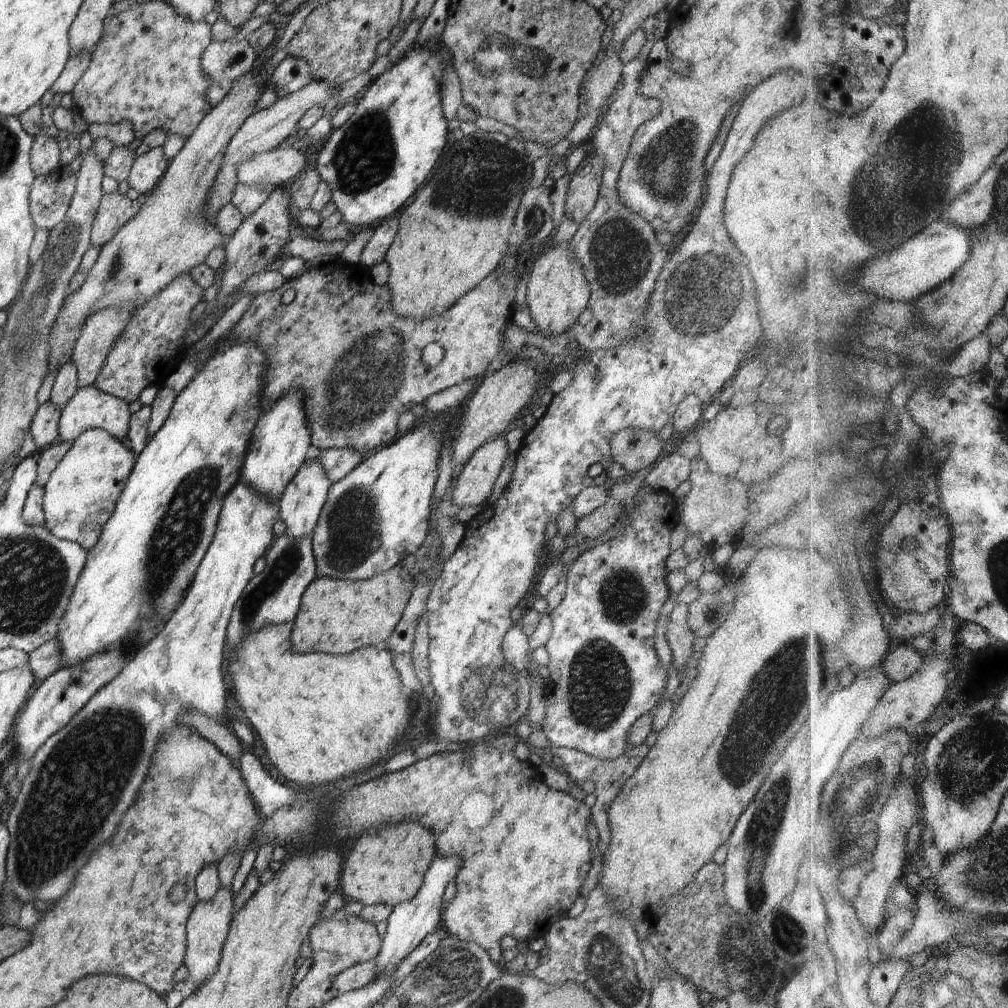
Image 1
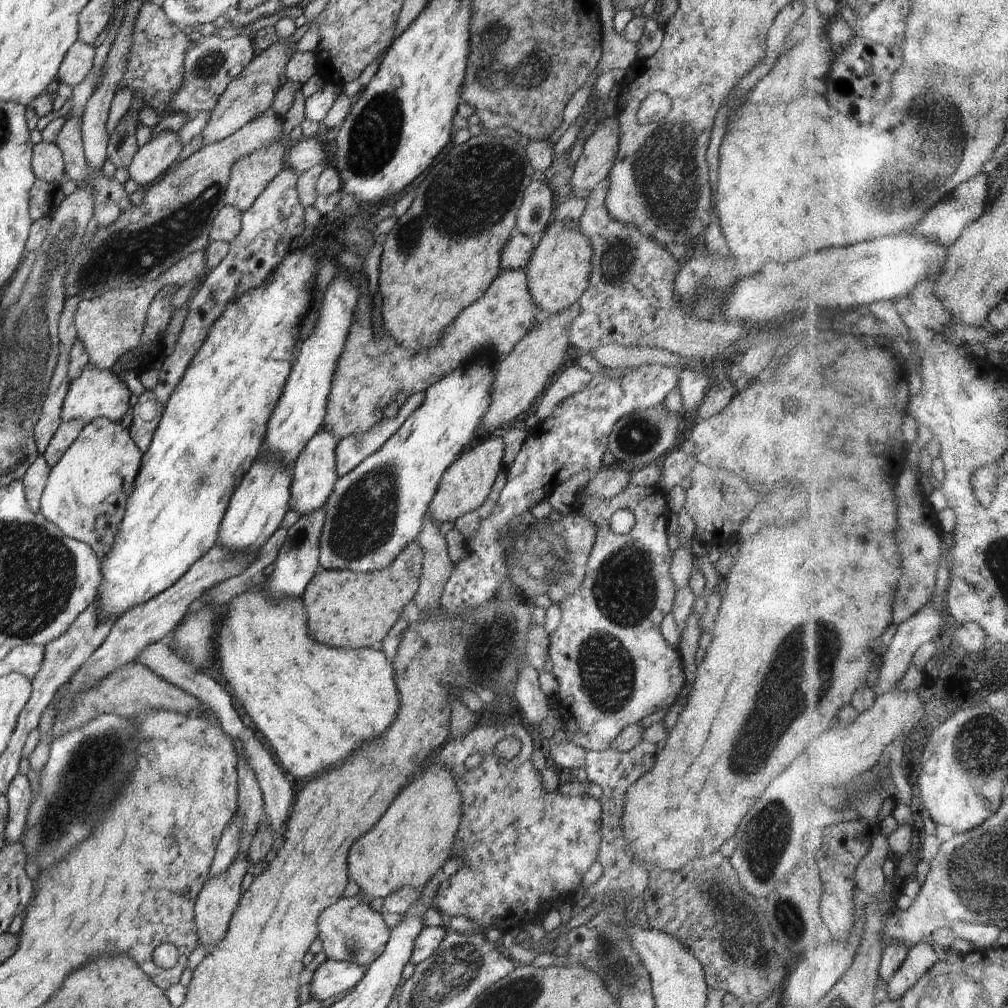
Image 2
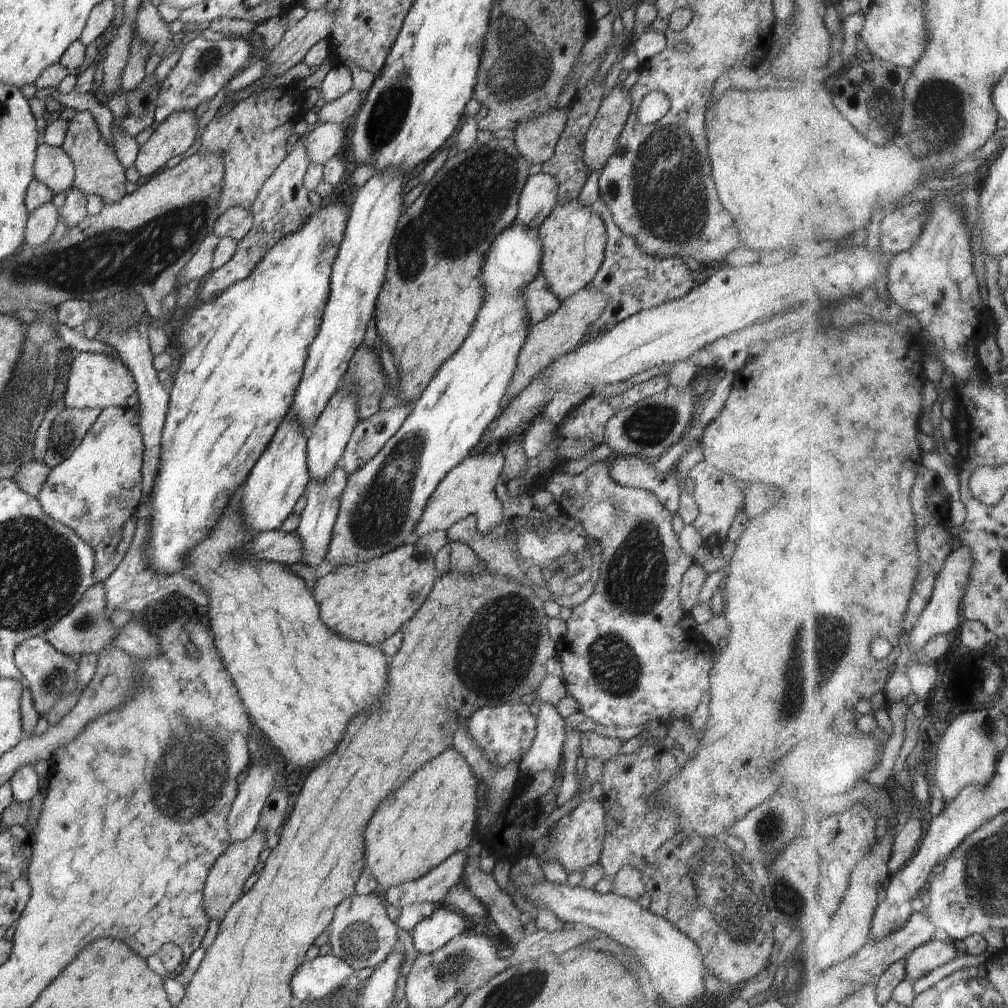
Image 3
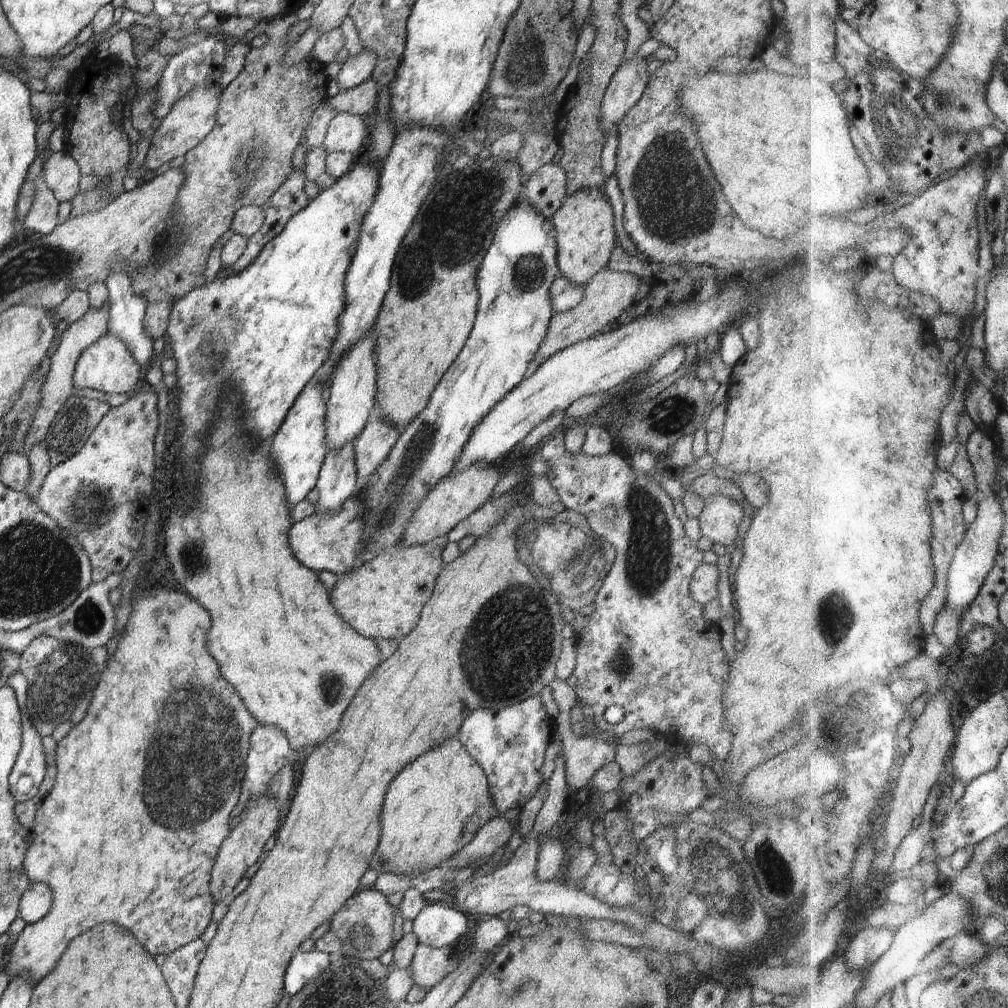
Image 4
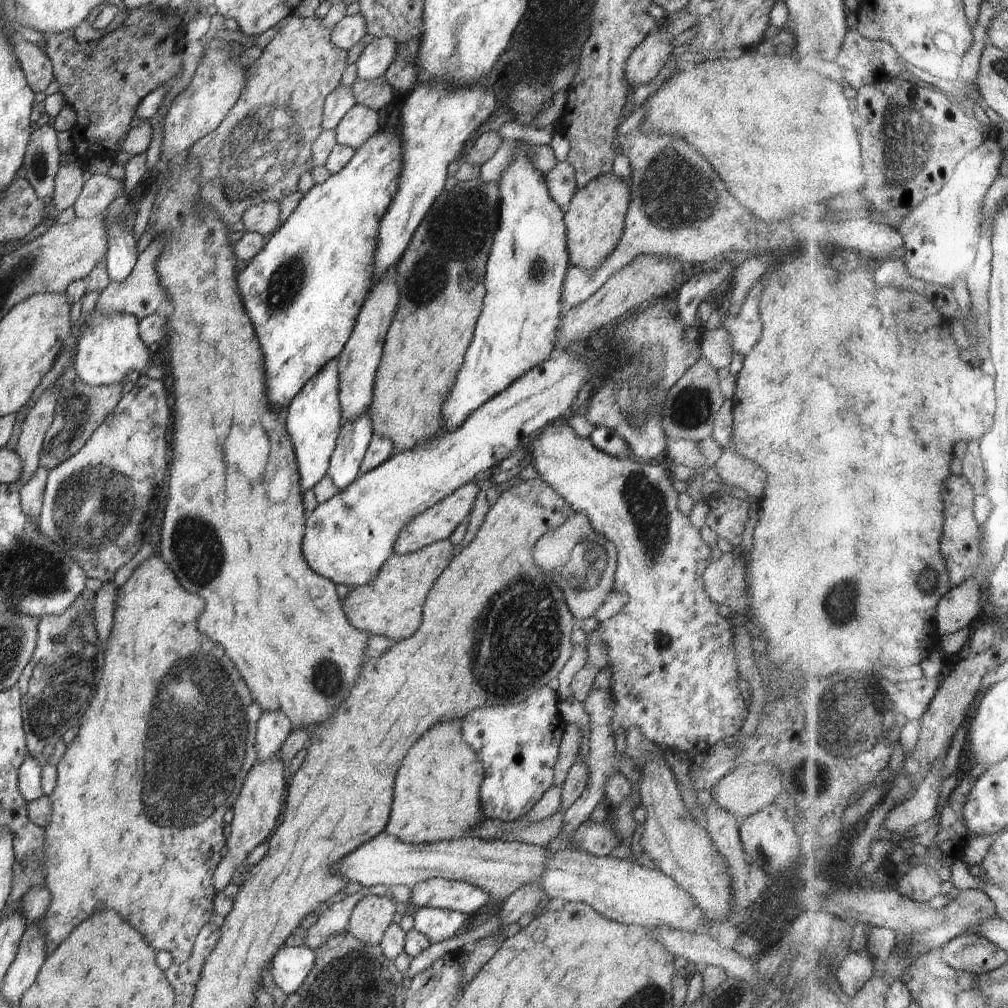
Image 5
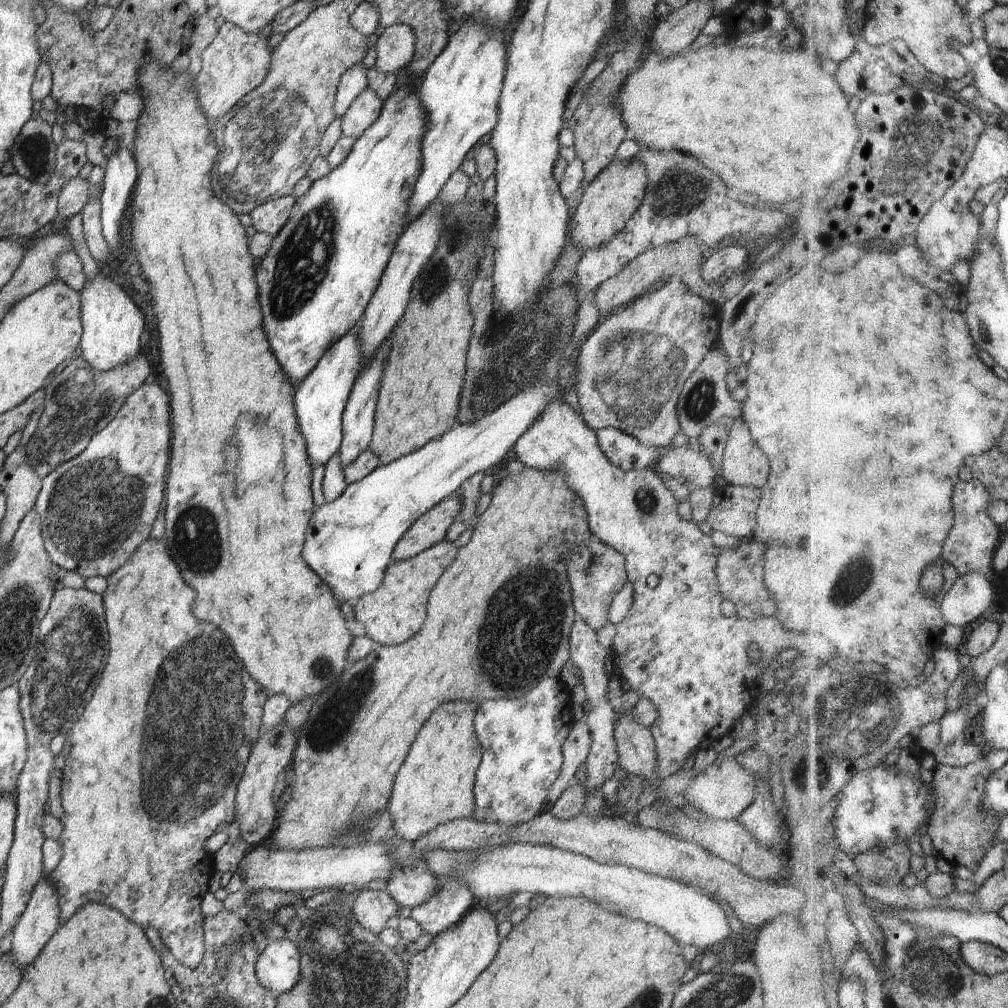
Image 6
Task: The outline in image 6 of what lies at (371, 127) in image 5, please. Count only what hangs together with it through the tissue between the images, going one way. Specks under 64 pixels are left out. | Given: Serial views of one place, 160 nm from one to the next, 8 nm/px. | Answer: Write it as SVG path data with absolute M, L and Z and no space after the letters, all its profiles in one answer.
M370 88L365 89L350 104L348 112L341 118L342 134L358 140L378 120L382 112L382 104L383 102Z

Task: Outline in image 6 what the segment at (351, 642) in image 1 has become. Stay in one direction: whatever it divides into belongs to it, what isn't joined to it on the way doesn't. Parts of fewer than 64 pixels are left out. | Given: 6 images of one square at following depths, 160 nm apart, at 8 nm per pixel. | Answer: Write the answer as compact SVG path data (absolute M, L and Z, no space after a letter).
M444 540L413 558L392 562L386 568L380 588L354 601L354 618L364 626L366 635L382 645L398 645L412 638L426 620L426 606L432 588L452 566L456 554L456 545Z

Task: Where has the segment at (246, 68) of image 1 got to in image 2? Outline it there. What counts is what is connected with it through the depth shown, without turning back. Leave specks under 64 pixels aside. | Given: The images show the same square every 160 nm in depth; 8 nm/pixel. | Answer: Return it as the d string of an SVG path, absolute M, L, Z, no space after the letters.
M211 34L204 38L204 42L190 45L184 55L183 81L168 103L169 110L174 111L170 112L170 115L178 112L195 115L212 111L228 84L252 62L253 44L251 37L236 36L231 39L222 39Z

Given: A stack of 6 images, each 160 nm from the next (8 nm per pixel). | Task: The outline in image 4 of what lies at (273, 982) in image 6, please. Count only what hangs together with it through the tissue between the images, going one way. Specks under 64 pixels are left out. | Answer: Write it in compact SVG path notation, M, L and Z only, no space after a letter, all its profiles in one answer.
M298 949L294 952L286 974L284 976L284 991L291 997L302 992L312 980L316 980L322 972L328 970L332 956L318 950L302 952Z

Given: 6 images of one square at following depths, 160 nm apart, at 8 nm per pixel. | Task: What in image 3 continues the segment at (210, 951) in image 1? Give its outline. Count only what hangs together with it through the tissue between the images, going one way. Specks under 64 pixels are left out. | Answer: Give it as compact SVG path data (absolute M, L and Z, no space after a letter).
M254 829L254 832L243 841L233 842L228 848L214 861L214 866L208 874L206 888L204 888L204 906L206 914L212 920L220 922L226 911L243 895L245 882L254 868L259 863L258 858L262 850L266 847L267 834L262 829Z

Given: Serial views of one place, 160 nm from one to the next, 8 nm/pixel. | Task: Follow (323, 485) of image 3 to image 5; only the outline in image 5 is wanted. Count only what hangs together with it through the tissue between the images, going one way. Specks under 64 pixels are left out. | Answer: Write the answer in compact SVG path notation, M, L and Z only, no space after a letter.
M367 413L353 420L344 419L341 422L336 449L327 471L327 476L339 491L344 491L344 488L361 476L359 469L372 436L372 424Z

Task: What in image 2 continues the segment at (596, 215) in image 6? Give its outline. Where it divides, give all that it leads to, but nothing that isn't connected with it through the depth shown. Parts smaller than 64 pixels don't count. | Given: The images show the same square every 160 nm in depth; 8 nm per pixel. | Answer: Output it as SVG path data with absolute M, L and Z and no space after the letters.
M566 219L550 222L525 268L528 288L541 310L551 315L579 300L589 285L592 255L591 240L579 229L578 222Z

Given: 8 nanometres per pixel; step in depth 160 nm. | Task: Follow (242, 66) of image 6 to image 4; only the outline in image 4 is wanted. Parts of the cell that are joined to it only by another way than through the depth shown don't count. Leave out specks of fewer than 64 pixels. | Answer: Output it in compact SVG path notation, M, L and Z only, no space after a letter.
M216 83L210 86L196 86L174 104L152 136L145 159L145 166L148 170L158 170L166 162L171 162L178 156L185 156L210 134L210 130L216 124L216 110L218 110L222 92L223 90L220 90Z

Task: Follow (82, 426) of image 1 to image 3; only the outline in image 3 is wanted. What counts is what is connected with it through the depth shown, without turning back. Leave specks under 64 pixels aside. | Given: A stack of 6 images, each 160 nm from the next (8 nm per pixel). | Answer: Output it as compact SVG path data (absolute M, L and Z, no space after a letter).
M75 352L71 362L66 392L63 396L65 408L85 409L124 407L126 400L137 392L137 384L130 369L120 360L103 353Z

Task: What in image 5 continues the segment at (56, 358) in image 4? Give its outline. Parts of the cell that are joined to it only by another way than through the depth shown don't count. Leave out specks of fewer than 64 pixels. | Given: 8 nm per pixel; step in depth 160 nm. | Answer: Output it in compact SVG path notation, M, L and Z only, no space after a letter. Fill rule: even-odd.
M316 15L309 18L288 16L280 33L263 46L262 56L246 69L245 90L224 121L190 148L188 157L195 157L201 167L199 199L204 200L228 228L239 222L249 207L263 201L280 202L296 193L302 174L311 173L311 147L324 130L325 99L341 84L342 74L349 66L347 52L331 42L332 32ZM154 240L142 254L137 257L136 265L132 273L121 282L111 281L109 286L104 288L100 293L96 310L101 313L122 313L132 314L136 319L144 319L157 312L158 306L162 304L162 296L158 290L158 276L154 270L154 262L156 256L160 254L160 244L156 244L160 240ZM47 388L24 419L22 434L14 448L21 463L20 485L28 483L38 471L39 455L54 417L57 396L57 388Z

